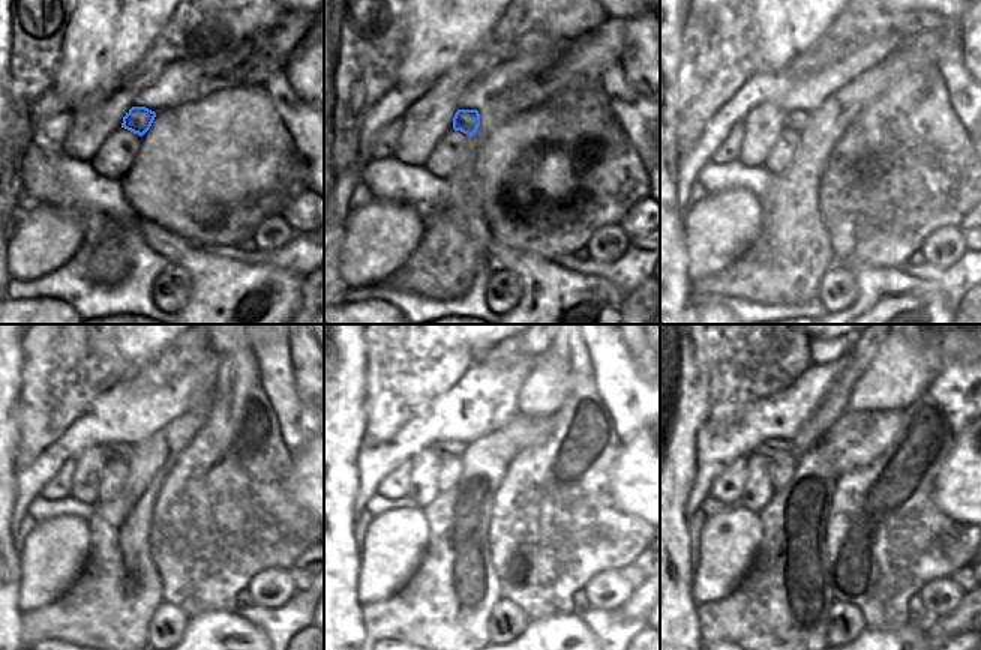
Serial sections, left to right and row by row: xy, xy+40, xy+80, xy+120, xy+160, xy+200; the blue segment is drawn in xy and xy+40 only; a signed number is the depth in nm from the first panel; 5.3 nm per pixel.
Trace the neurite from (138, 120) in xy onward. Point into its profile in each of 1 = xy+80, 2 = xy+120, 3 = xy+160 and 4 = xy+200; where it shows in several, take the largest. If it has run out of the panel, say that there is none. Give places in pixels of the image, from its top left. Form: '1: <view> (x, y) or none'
1: xy+80 (795, 119)
2: xy+120 (123, 452)
3: xy+160 (446, 449)
4: xy+200 (771, 448)

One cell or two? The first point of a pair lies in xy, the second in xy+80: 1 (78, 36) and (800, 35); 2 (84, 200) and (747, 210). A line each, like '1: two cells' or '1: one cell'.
1: one cell
2: two cells

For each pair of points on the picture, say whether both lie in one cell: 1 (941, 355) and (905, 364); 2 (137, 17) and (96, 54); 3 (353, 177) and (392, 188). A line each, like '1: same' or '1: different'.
1: same
2: same
3: different

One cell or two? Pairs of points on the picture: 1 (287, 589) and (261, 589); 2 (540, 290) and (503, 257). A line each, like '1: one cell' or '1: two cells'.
1: one cell
2: one cell

